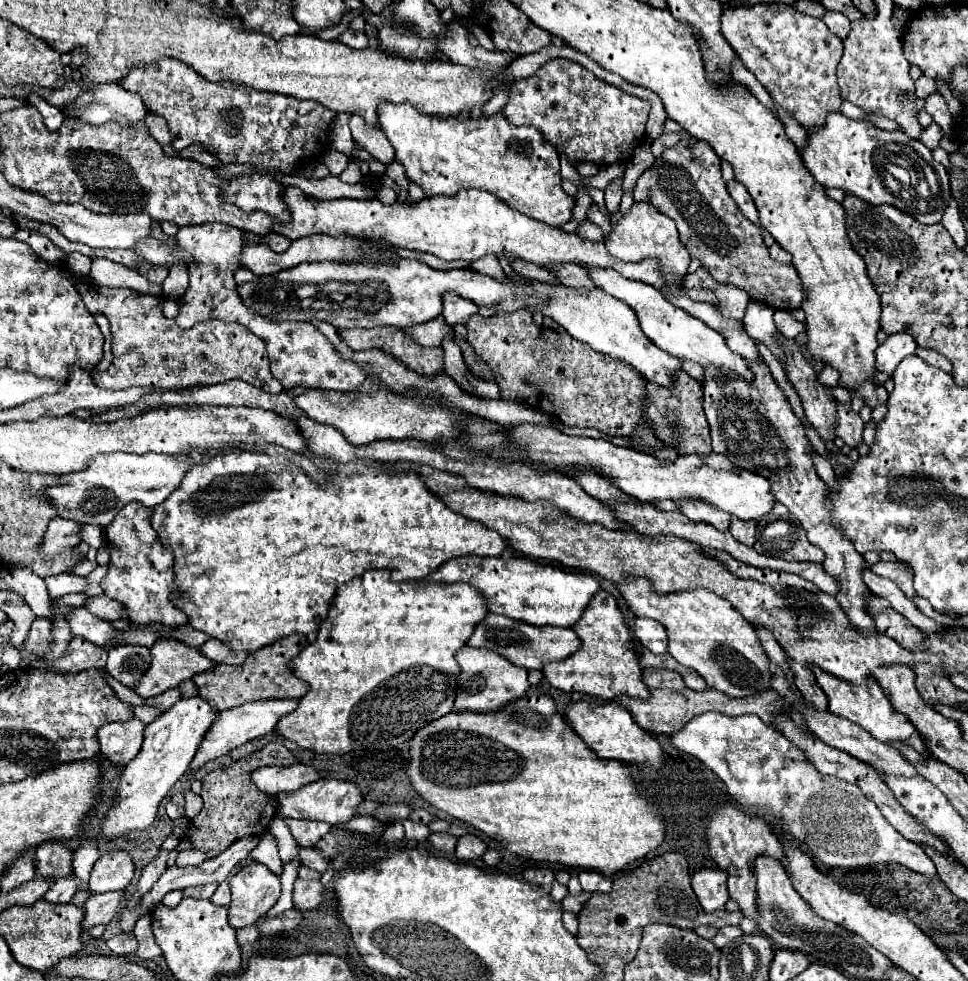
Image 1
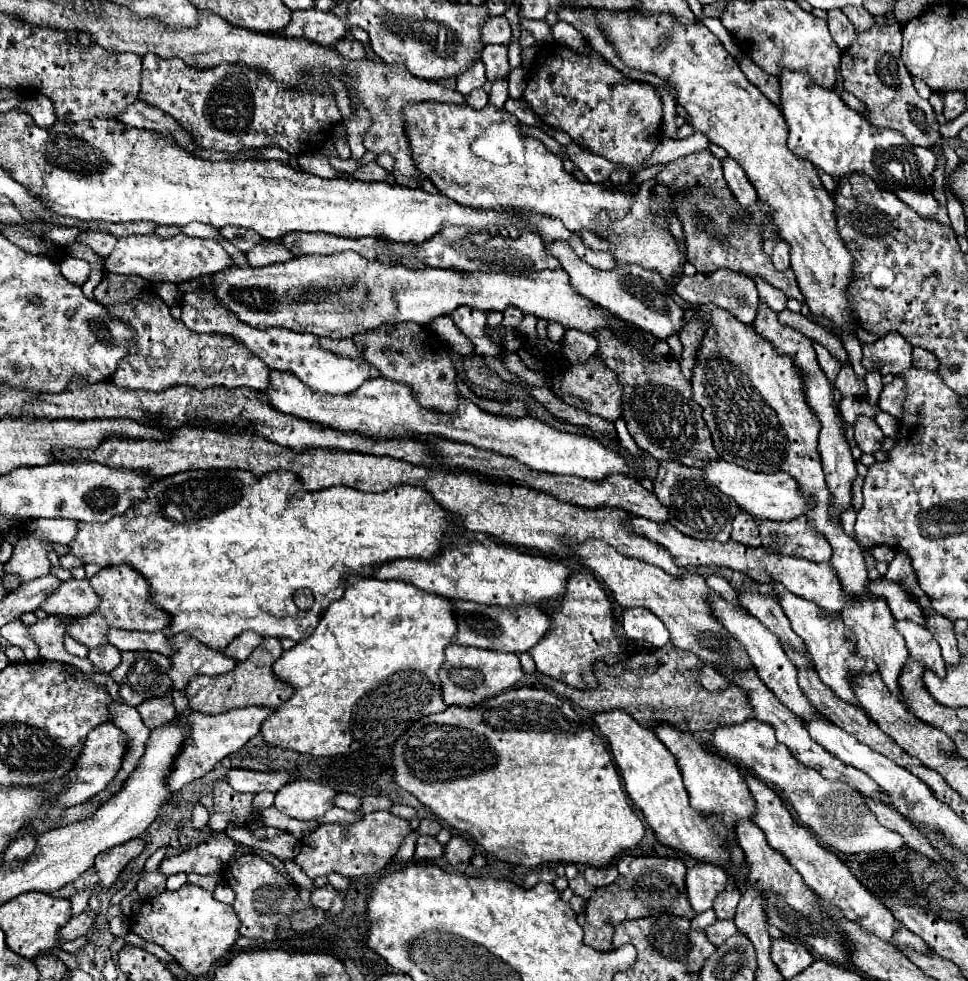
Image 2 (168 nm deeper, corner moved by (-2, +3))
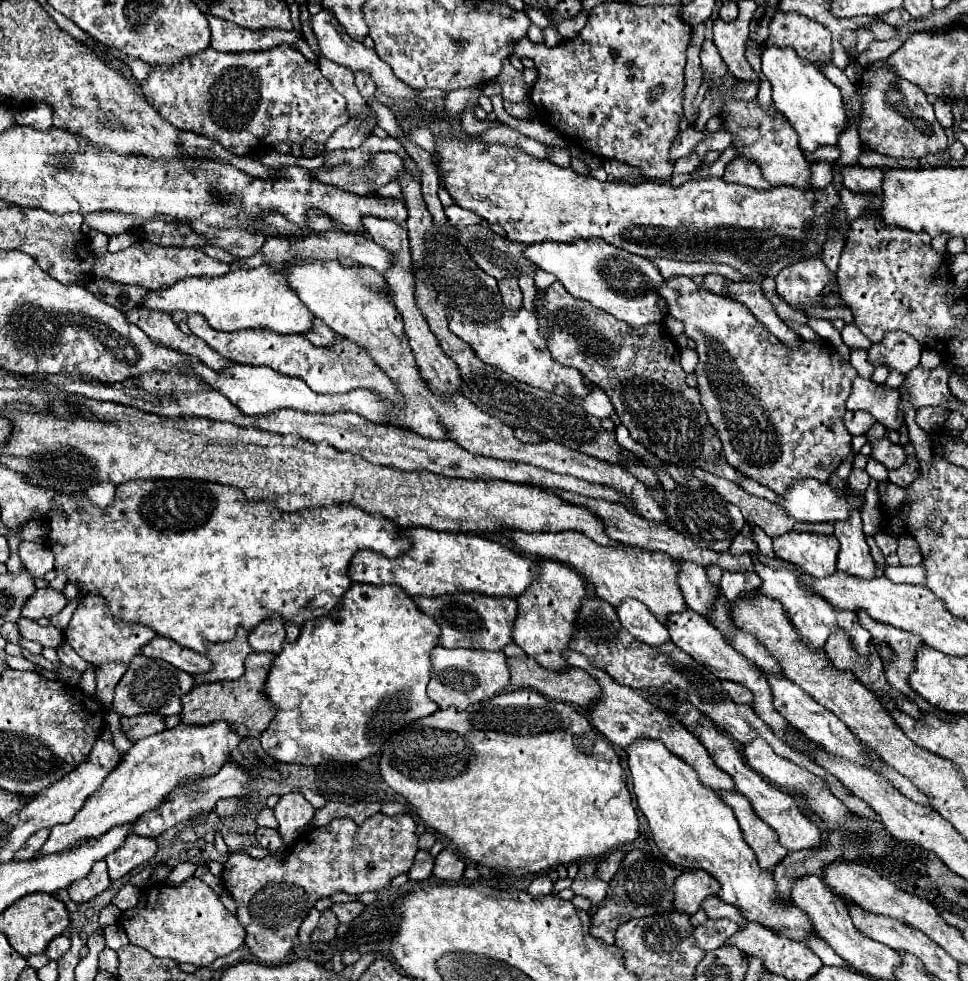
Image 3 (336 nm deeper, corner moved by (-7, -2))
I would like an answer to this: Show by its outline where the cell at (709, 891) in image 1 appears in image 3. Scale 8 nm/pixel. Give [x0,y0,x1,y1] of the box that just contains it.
[674,871,720,913]

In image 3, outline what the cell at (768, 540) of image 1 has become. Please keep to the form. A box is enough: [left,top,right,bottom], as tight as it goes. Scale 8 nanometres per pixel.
[774,533,838,579]

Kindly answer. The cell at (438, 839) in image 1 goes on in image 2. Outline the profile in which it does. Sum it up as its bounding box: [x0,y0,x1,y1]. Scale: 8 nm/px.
[413,836,443,860]

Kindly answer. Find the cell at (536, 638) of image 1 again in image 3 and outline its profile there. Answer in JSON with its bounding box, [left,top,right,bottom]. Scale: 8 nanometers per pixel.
[414,593,518,651]

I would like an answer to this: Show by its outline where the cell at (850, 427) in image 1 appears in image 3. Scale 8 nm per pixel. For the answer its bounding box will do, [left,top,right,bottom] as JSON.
[872,439,908,469]

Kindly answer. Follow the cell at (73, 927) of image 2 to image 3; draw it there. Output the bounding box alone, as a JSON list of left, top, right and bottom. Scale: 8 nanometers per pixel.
[44,935,70,961]

